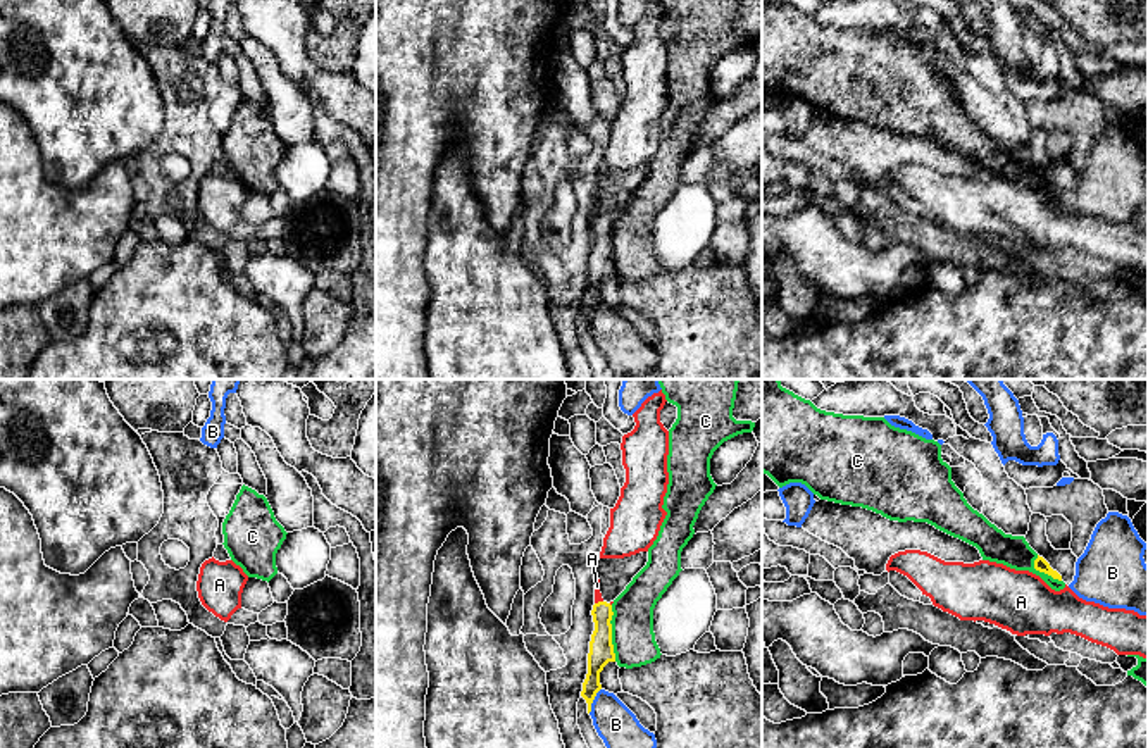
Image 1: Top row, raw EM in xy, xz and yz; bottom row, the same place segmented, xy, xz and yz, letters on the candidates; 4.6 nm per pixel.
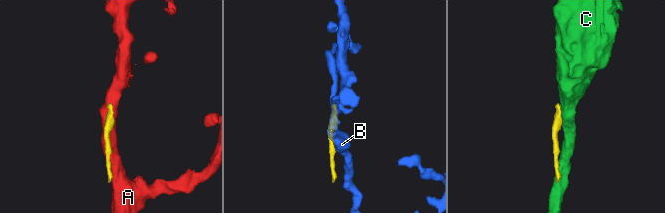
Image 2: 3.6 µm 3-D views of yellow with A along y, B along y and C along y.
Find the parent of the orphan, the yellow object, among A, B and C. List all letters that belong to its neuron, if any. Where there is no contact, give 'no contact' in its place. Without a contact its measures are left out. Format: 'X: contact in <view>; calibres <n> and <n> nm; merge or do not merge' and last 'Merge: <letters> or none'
A: contact in xz; calibres 110 and 30 nm; do not merge
B: contact in xz; calibres 110 and 190 nm; do not merge
C: contact in xz; calibres 110 and 200 nm; do not merge
Merge: none

